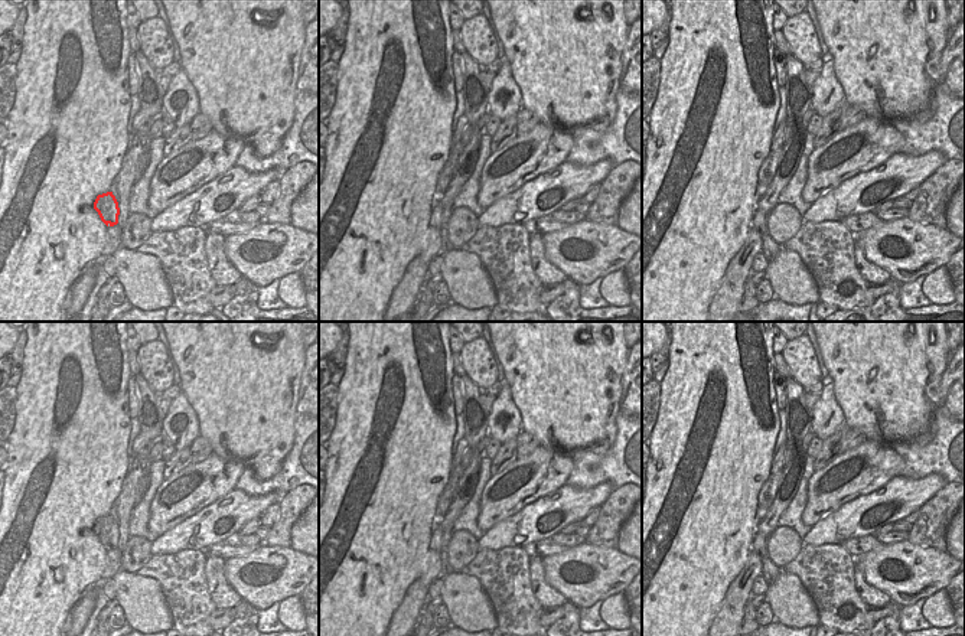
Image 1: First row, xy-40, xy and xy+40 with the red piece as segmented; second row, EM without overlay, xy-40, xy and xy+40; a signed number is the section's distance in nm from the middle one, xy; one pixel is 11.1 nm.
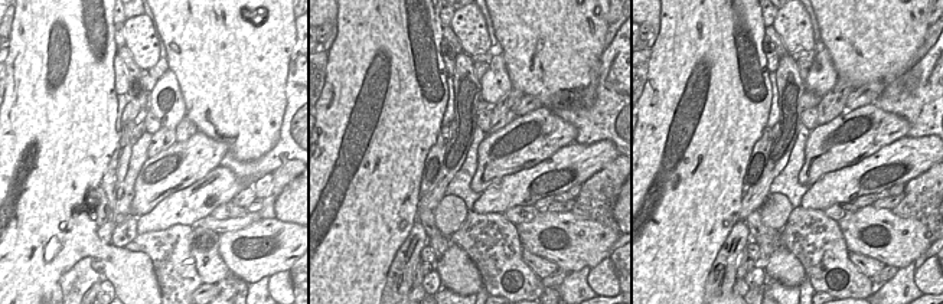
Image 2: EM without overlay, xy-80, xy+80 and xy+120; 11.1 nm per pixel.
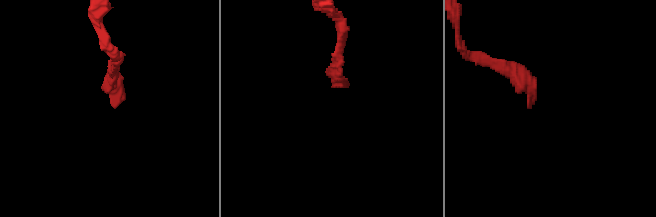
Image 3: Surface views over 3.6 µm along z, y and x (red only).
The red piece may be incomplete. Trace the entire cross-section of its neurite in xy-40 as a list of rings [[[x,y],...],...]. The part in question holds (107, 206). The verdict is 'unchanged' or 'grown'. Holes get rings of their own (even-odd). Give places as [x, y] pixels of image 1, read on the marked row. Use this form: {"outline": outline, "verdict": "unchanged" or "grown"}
{"outline": [[[113,192],[98,195],[94,202],[94,209],[107,226],[114,226],[118,224],[120,208]]], "verdict": "unchanged"}

